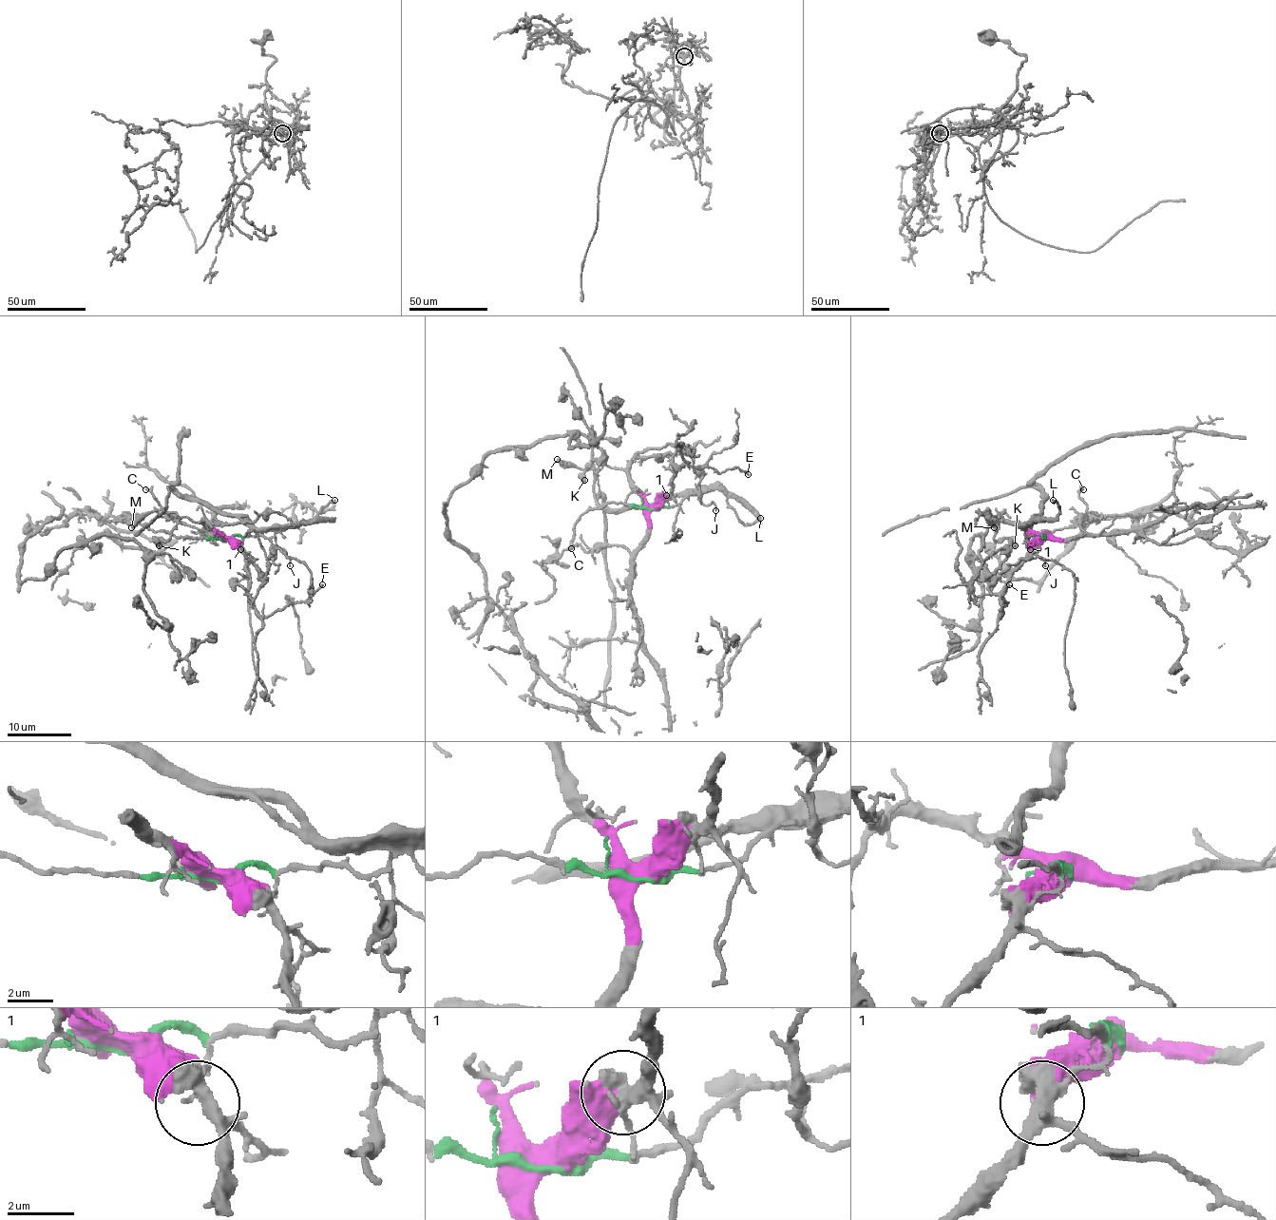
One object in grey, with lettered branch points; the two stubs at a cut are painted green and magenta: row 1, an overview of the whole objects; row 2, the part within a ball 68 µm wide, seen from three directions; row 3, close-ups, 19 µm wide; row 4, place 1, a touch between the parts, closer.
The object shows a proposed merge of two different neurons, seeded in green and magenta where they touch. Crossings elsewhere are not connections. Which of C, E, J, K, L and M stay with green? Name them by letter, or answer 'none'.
J, L

